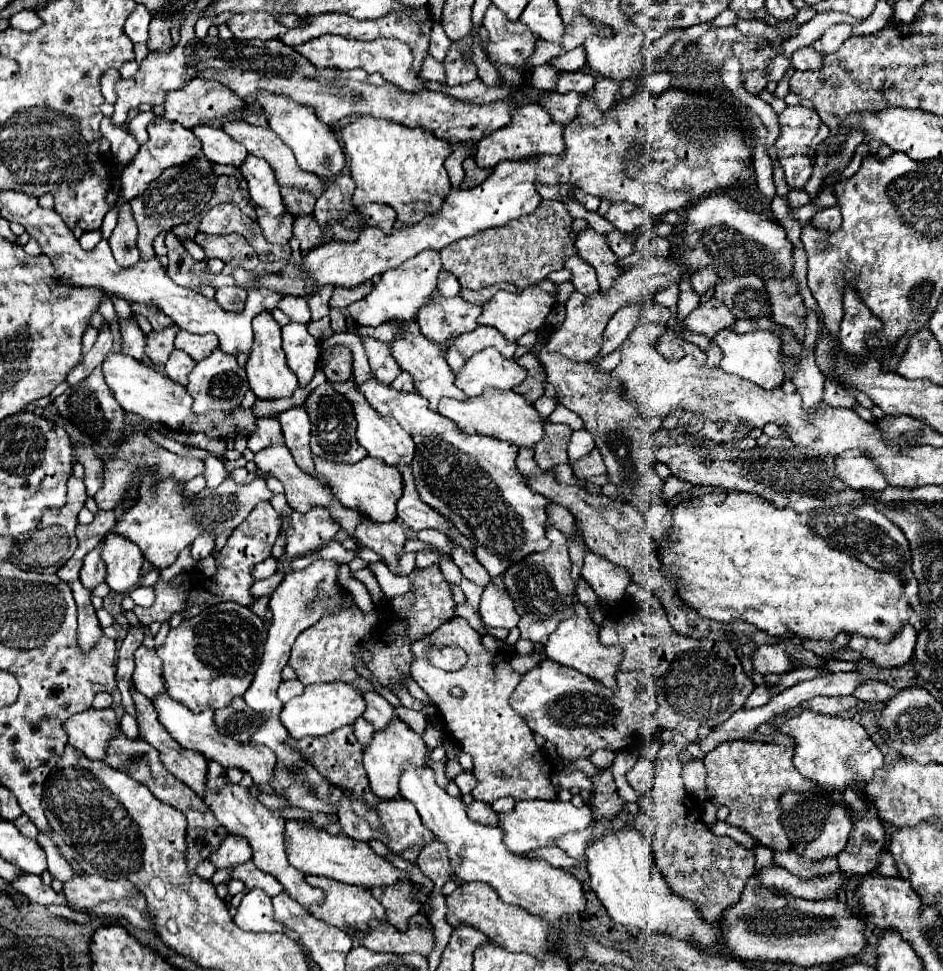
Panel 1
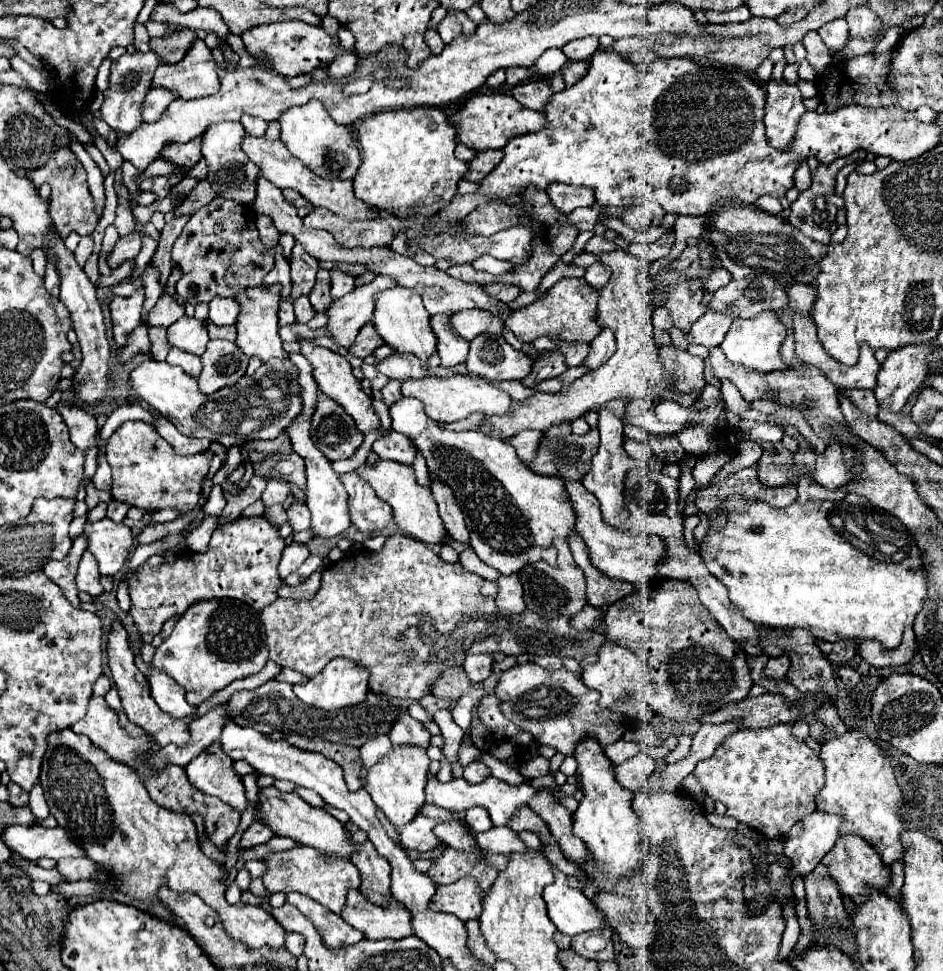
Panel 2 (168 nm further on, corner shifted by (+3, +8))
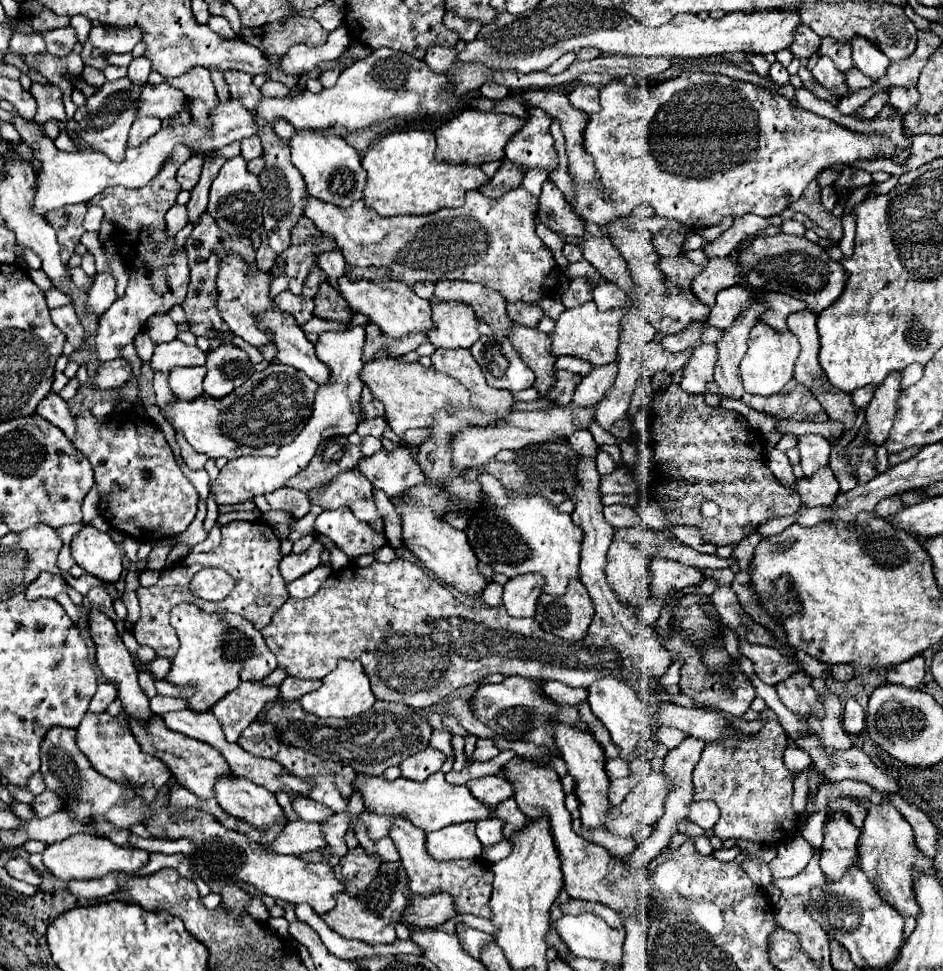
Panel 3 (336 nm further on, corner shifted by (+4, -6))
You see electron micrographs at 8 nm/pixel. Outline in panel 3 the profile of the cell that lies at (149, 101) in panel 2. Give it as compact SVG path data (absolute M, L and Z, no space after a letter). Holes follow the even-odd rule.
M139 116L131 126L129 146L141 144L141 140L147 140L149 136L153 136L153 132L157 132L157 128L161 128L161 120L157 120L155 116Z

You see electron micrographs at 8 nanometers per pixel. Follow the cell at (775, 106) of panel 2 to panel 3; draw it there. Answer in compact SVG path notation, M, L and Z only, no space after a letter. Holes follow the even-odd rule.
M779 62L771 64L769 78L771 78L775 84L779 84L779 86L785 86L785 84L789 84L789 74L787 74L787 70L785 70L785 68L783 68Z

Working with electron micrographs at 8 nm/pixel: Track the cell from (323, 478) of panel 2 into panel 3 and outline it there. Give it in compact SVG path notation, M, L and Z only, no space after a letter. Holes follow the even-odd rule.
M341 506L339 510L321 512L315 520L315 530L319 534L325 534L337 548L345 550L349 558L373 554L387 542L383 532L373 532L373 528L357 520L345 506ZM341 512L345 512L345 516Z

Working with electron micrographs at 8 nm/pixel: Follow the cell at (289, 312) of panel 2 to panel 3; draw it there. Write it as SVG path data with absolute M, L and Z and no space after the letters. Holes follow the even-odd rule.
M269 310L259 316L261 328L273 334L273 344L277 348L277 360L281 364L289 364L301 372L305 372L313 382L319 386L327 384L331 378L331 370L323 364L317 354L315 346L305 338L299 324L281 310Z

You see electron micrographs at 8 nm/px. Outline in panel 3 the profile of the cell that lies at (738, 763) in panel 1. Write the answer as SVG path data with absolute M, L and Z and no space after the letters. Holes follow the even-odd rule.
M767 708L759 718L765 724L755 736L705 746L693 770L693 800L713 800L719 806L721 816L713 832L721 840L745 838L759 844L783 844L789 836L799 834L799 820L791 804L795 774L783 764L787 734L775 712Z

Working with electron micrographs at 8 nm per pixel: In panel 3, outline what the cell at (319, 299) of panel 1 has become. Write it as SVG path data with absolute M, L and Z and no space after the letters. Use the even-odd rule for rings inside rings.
M327 282L319 284L319 292L315 296L315 310L313 314L323 320L333 320L333 322L349 322L351 312L349 306L345 304L345 298L339 292L333 292Z

